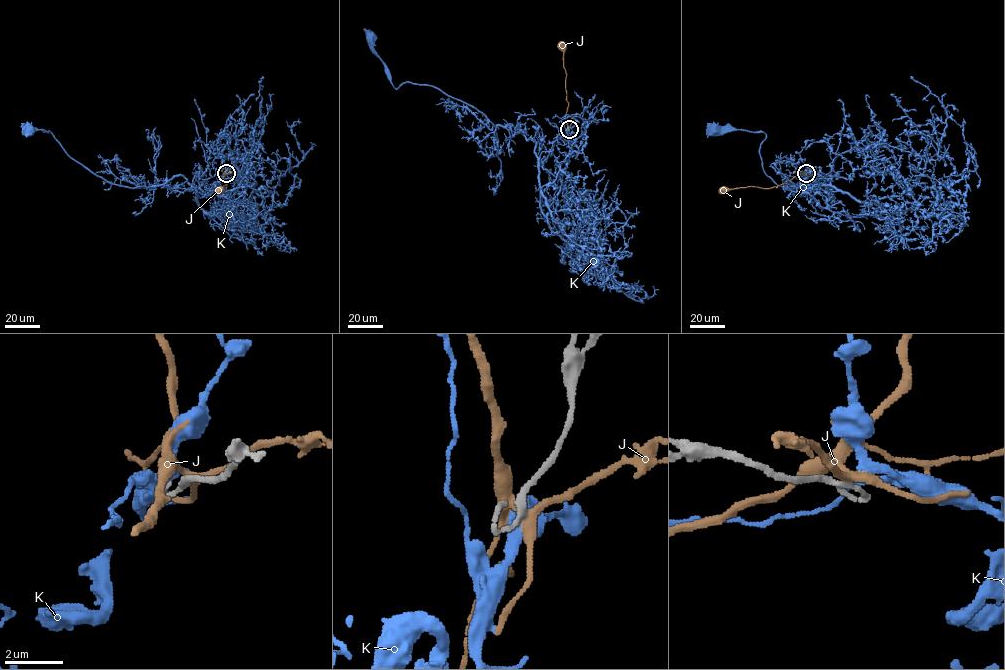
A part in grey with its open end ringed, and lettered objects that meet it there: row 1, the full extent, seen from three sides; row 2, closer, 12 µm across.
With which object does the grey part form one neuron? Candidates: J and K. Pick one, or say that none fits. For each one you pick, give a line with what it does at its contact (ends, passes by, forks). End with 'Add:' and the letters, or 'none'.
K: it passes by
Add: K

